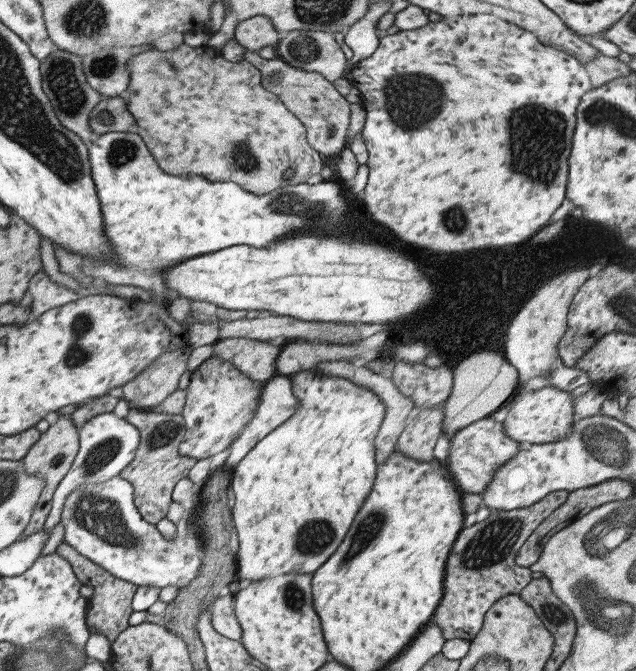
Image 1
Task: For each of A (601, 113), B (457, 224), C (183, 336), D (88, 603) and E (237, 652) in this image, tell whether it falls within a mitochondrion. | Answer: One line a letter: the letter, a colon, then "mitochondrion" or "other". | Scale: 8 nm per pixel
A: mitochondrion
B: mitochondrion
C: other
D: other
E: other

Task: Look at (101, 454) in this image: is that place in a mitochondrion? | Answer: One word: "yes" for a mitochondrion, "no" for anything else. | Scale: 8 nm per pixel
yes

